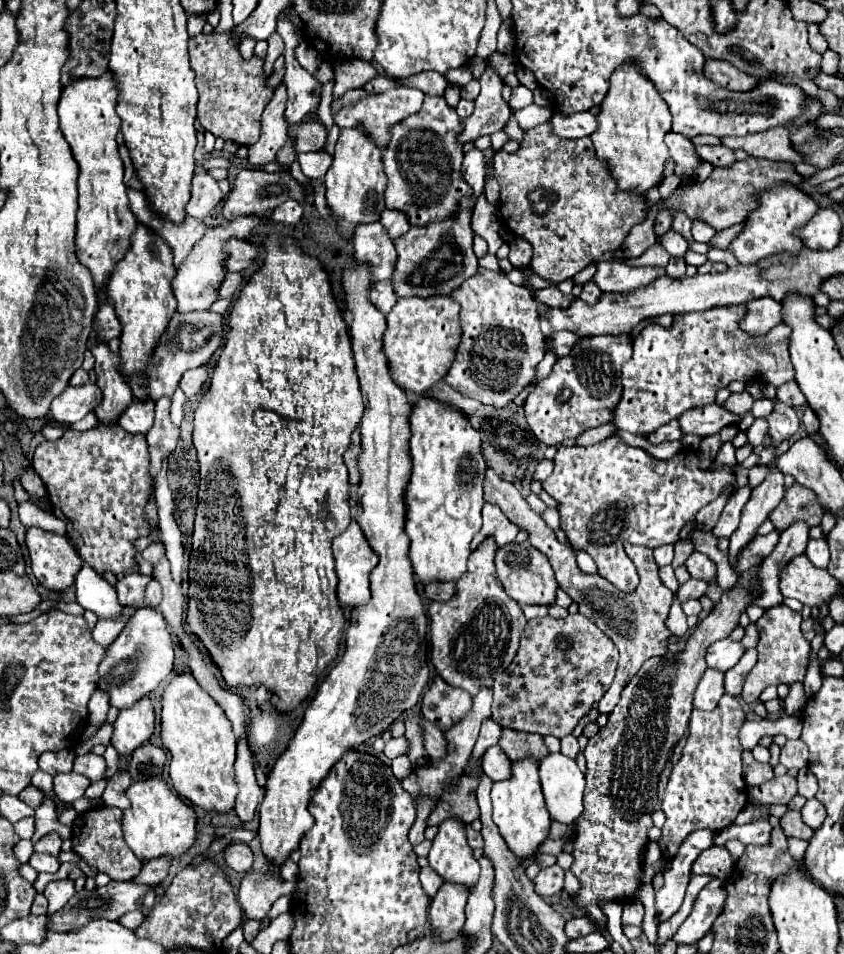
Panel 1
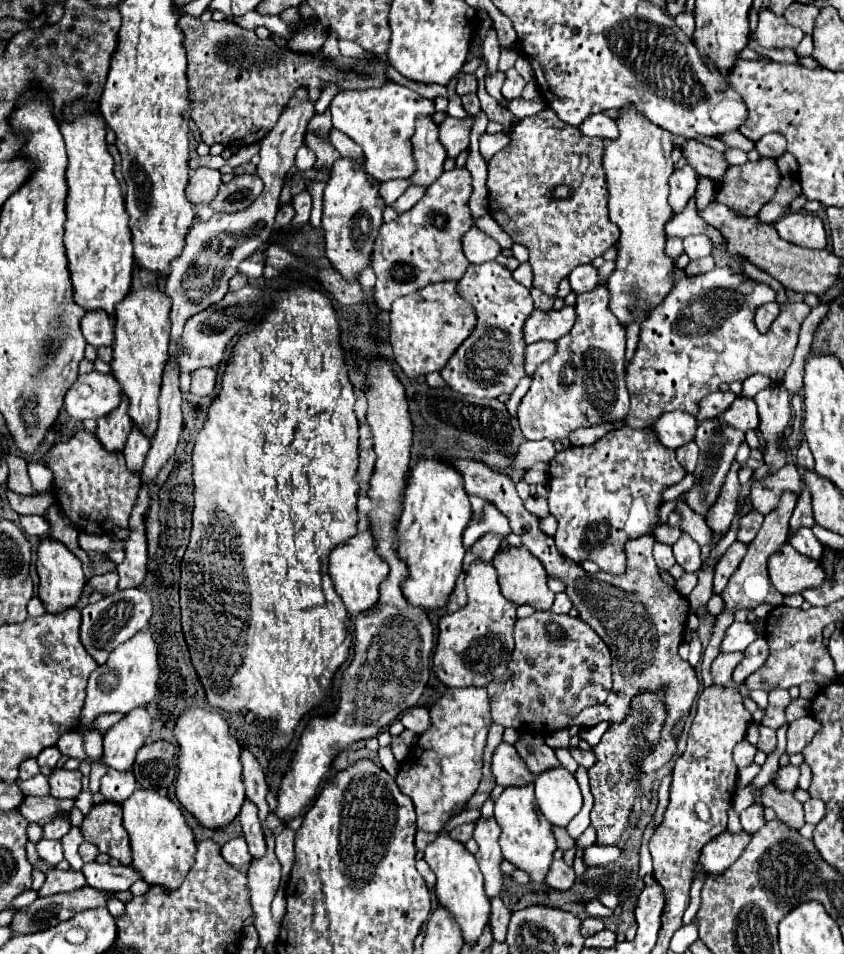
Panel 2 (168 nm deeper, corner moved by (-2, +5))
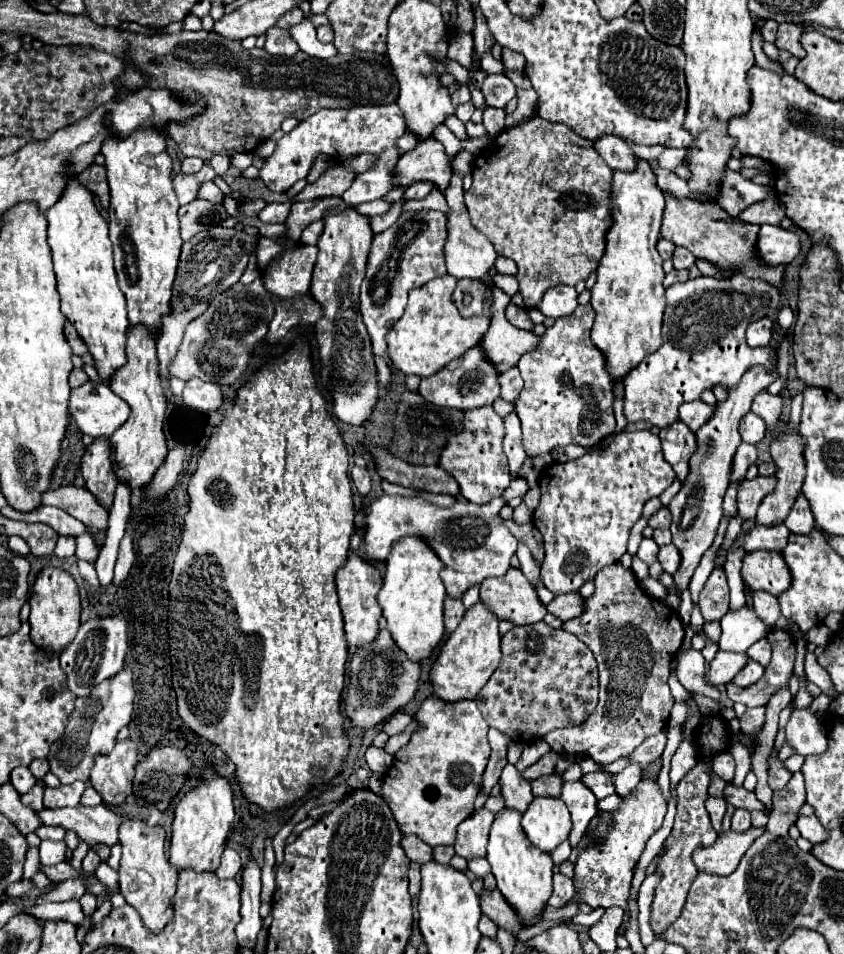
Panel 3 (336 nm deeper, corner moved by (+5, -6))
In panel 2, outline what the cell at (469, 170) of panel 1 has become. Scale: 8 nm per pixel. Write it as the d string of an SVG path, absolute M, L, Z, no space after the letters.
M453 169L449 173L443 173L439 181L431 183L423 199L411 207L409 211L401 213L395 221L383 223L379 237L375 239L375 249L373 249L373 271L377 275L375 281L375 303L381 311L389 311L389 305L397 297L405 297L409 293L415 293L417 289L425 287L427 283L439 283L447 279L459 281L469 267L467 257L463 257L463 247L461 247L461 237L471 229L471 213L469 213L469 197L471 197L471 173L467 169Z

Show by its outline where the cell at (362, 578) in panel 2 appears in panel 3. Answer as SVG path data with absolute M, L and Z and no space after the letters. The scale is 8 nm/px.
M350 554L346 564L342 568L338 568L338 572L336 572L336 590L338 590L338 598L340 598L342 616L344 616L344 630L346 630L348 644L352 648L370 644L378 634L378 620L380 620L382 612L380 612L376 594L380 592L380 584L382 584L382 574L378 572L378 568L372 562L360 558L356 554Z

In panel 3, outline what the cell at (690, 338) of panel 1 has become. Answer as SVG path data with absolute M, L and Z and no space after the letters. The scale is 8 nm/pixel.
M734 274L724 280L700 276L682 284L672 284L666 288L666 312L664 312L664 326L662 326L662 340L664 344L644 358L640 366L632 368L624 376L624 416L628 422L650 422L654 426L670 426L678 420L678 408L684 402L692 402L702 396L704 390L712 390L714 386L722 384L726 390L736 388L740 378L748 368L762 364L768 370L776 368L776 348L762 346L750 348L746 344L746 328L754 320L764 316L772 316L778 310L780 292L776 286L770 286L762 280L748 280L742 274Z

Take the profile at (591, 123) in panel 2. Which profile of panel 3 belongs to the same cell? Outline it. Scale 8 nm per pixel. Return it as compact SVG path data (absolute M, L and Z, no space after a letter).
M600 136L594 140L594 148L612 170L634 170L636 166L638 156L618 136Z

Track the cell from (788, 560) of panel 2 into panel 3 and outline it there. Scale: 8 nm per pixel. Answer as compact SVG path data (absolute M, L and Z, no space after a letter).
M758 550L744 556L742 578L752 590L764 590L772 596L780 596L792 584L792 574L784 564L782 554Z

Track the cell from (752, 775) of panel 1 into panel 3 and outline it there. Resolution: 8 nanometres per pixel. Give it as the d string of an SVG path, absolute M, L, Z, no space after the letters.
M728 750L714 758L714 772L722 780L732 782L732 778L734 778L734 758L732 758L732 754Z

